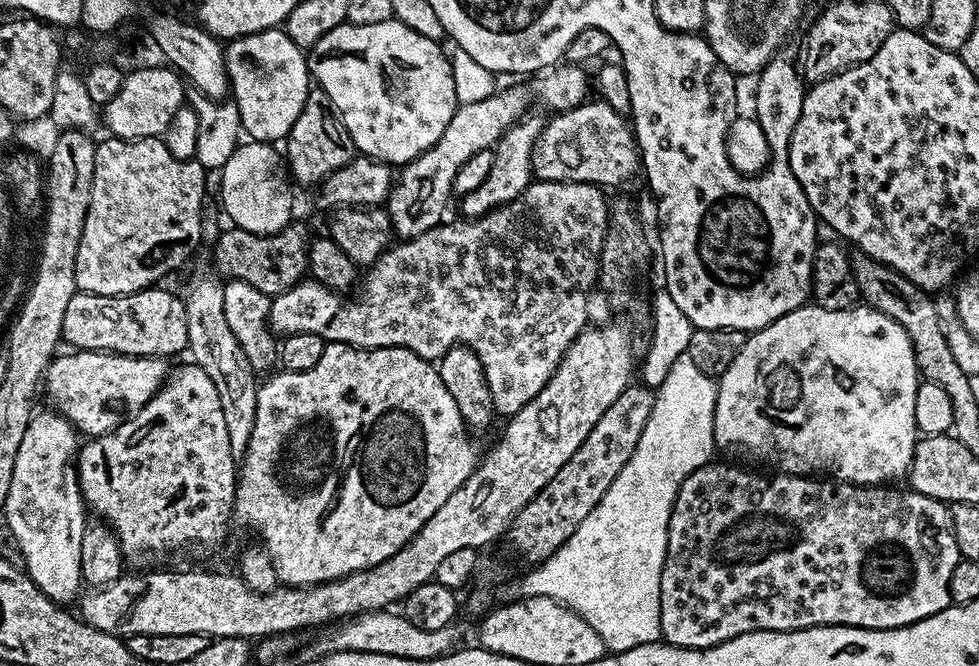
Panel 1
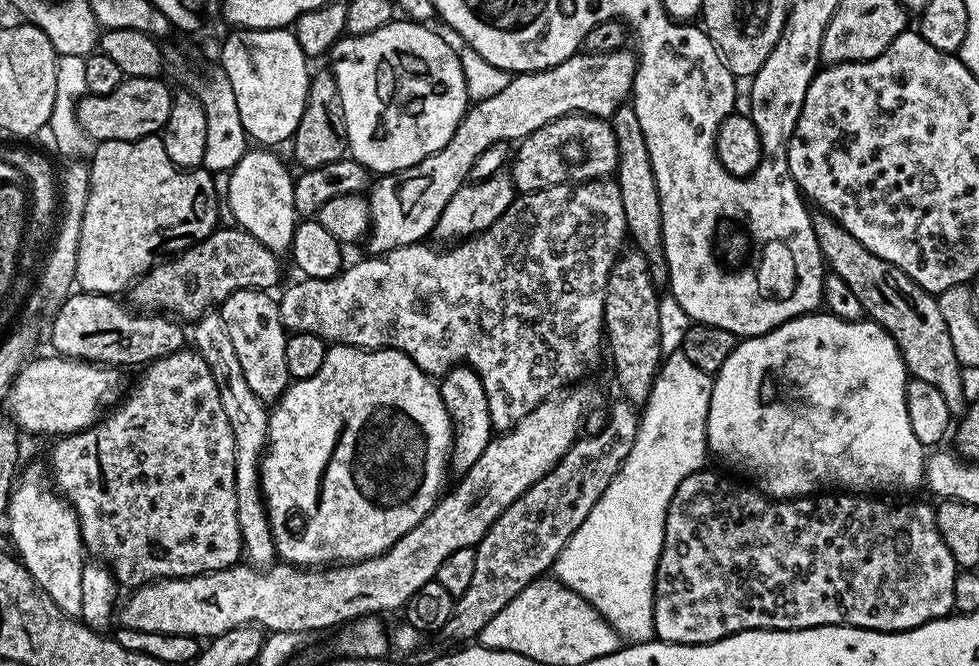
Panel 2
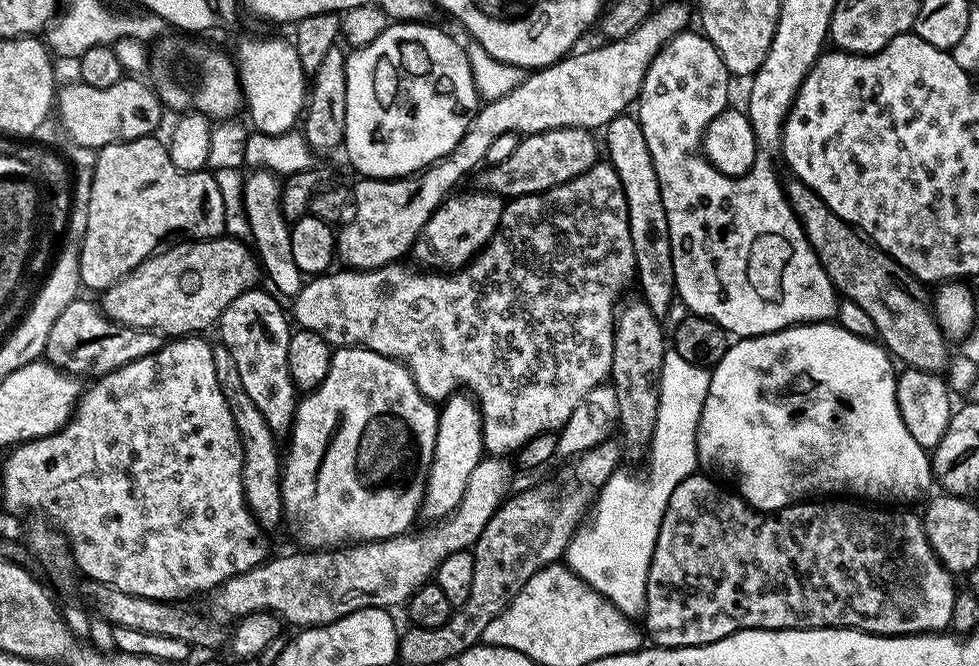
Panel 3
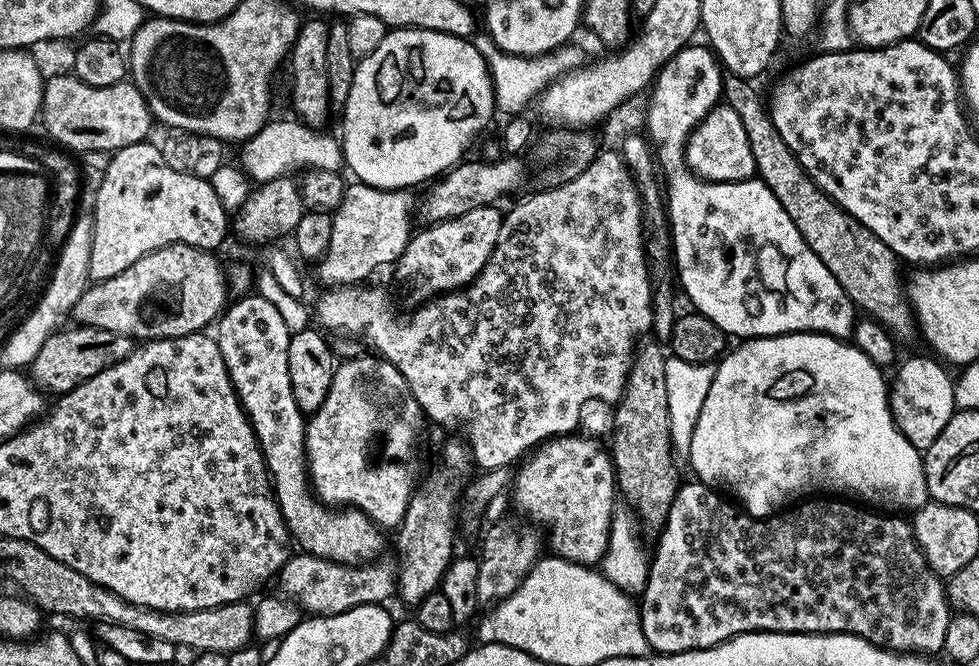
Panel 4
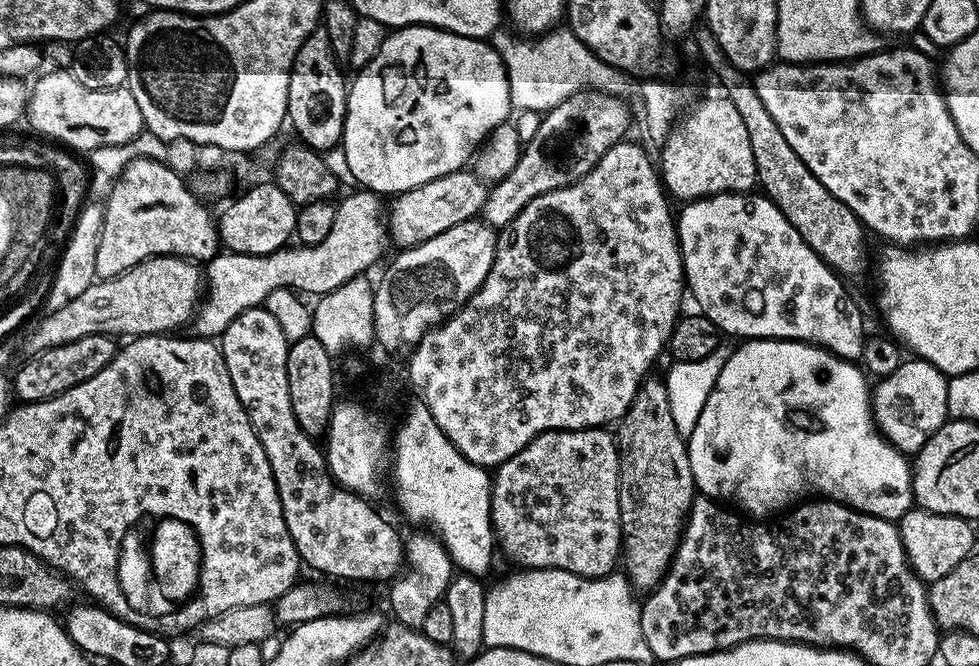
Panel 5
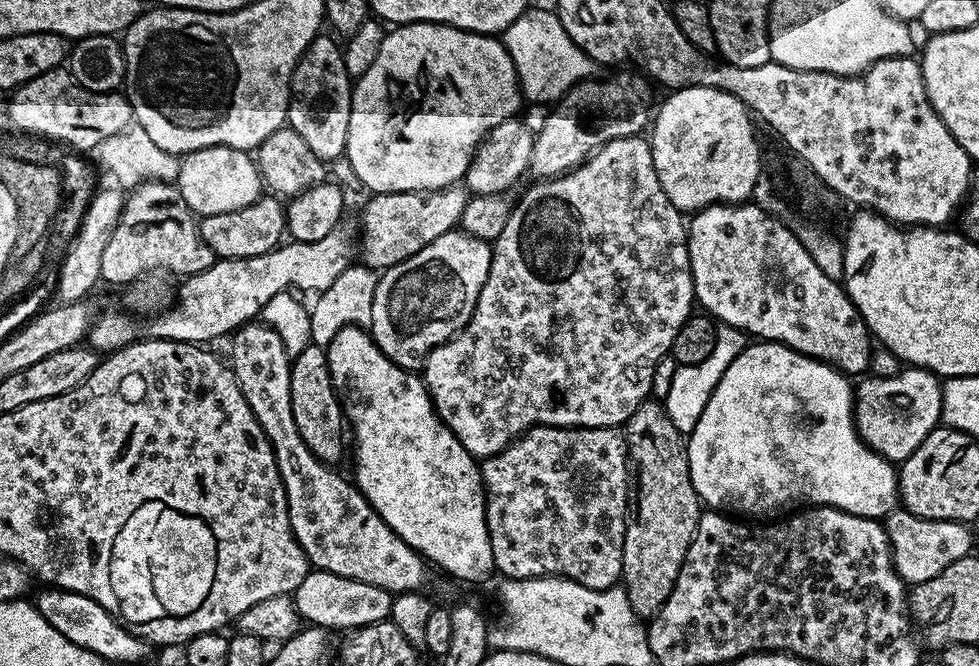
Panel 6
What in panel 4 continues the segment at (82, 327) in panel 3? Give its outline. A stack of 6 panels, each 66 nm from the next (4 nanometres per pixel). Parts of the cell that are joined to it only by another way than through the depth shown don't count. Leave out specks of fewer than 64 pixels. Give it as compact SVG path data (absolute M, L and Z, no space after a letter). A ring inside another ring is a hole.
M89 324L68 327L61 327L50 338L46 338L46 342L42 342L42 350L38 350L30 365L32 383L45 393L63 394L74 390L82 382L94 378L94 374L122 362L134 347L131 336L114 334L114 330L98 330Z

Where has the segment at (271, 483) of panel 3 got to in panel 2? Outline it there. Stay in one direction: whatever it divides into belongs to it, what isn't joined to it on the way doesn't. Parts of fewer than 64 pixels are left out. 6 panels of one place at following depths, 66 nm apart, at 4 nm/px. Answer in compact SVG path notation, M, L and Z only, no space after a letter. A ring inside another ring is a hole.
M209 310L195 321L193 332L190 336L196 339L195 351L210 366L210 374L214 374L214 386L218 386L218 398L222 398L222 410L226 410L226 418L230 422L230 430L234 430L234 470L236 471L236 497L238 498L238 524L244 543L243 559L251 567L261 570L271 568L277 563L276 543L270 530L268 521L268 505L260 490L260 462L264 459L264 450L268 446L268 414L269 409L265 401L260 400L254 390L246 383L246 374L242 374L242 365L238 362L238 354L234 351L234 345L230 342L230 334L226 330L226 322L222 322L219 311Z

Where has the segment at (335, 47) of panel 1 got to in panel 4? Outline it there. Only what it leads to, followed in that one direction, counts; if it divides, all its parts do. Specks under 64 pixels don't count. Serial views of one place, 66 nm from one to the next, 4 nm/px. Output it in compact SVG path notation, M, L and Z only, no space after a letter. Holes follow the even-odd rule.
M393 28L388 31L386 38L382 38L382 46L378 46L378 50L374 50L374 54L370 54L356 65L354 82L350 86L348 100L342 109L342 115L344 115L342 143L347 171L352 171L356 175L353 177L359 183L389 190L412 190L415 189L415 184L420 184L423 180L435 181L443 176L448 169L456 167L465 159L464 151L471 146L472 139L491 122L492 112L496 111L496 95L492 89L492 75L488 72L482 54L478 54L478 50L472 45L471 39L425 28Z

